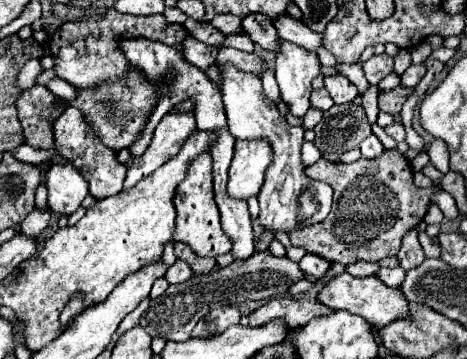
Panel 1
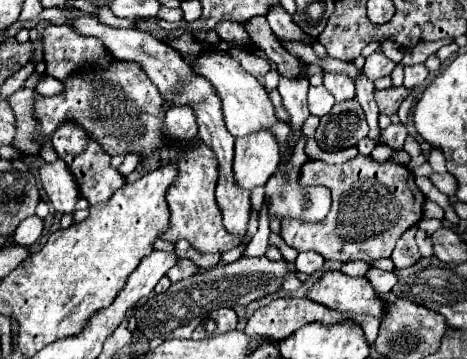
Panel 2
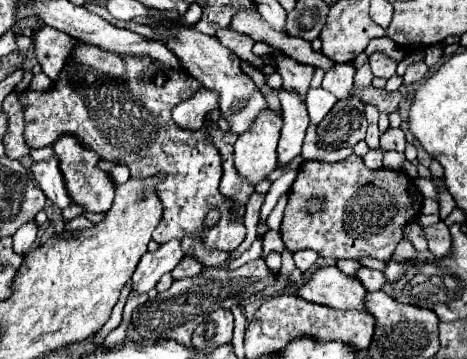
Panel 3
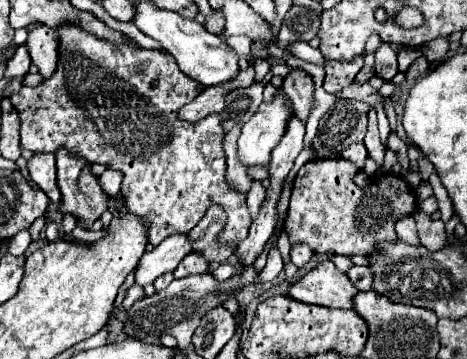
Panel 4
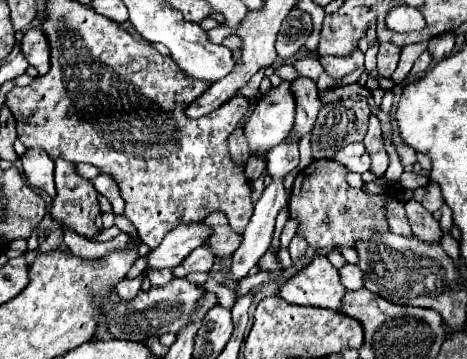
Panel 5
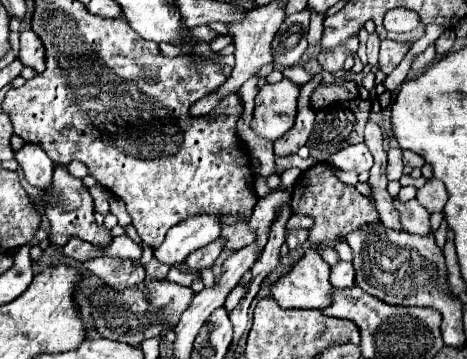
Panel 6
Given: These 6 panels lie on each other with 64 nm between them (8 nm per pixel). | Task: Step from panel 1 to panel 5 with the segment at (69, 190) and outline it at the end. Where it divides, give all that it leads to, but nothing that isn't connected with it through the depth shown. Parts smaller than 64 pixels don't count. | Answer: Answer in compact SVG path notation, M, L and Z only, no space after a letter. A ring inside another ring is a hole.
M30 148L22 156L22 164L24 164L24 172L26 172L28 184L34 186L34 188L44 190L46 194L50 194L54 198L56 196L56 188L54 188L54 160L44 150Z

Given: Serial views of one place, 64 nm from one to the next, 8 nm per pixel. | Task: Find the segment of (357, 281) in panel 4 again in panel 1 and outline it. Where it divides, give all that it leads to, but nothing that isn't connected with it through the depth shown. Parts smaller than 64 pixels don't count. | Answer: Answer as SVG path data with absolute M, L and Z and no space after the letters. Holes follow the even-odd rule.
M398 266L398 268L380 268L376 276L388 286L400 286L406 278L406 270L402 266Z

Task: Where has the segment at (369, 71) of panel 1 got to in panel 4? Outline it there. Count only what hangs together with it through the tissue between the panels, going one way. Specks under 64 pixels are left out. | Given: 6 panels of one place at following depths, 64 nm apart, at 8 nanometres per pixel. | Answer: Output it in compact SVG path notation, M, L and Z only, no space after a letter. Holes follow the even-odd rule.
M382 44L374 56L376 56L376 76L384 80L392 80L398 74L396 52L388 44Z

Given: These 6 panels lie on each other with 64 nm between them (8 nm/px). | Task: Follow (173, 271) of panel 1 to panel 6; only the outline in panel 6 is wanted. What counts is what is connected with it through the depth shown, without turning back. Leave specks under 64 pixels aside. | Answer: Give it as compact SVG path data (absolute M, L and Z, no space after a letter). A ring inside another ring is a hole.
M218 238L214 242L210 242L208 246L192 252L188 258L186 258L186 266L190 270L204 270L204 268L212 268L214 260L220 256L222 252L222 246L224 246L224 240Z

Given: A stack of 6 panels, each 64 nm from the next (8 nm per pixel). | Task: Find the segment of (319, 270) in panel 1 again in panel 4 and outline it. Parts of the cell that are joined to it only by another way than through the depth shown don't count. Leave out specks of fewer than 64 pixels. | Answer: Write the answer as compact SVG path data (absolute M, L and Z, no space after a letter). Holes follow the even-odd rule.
M298 244L298 246L294 246L294 248L292 248L292 252L290 252L292 264L296 264L298 268L306 266L306 264L312 260L312 256L314 256L314 252L312 252L306 244Z

